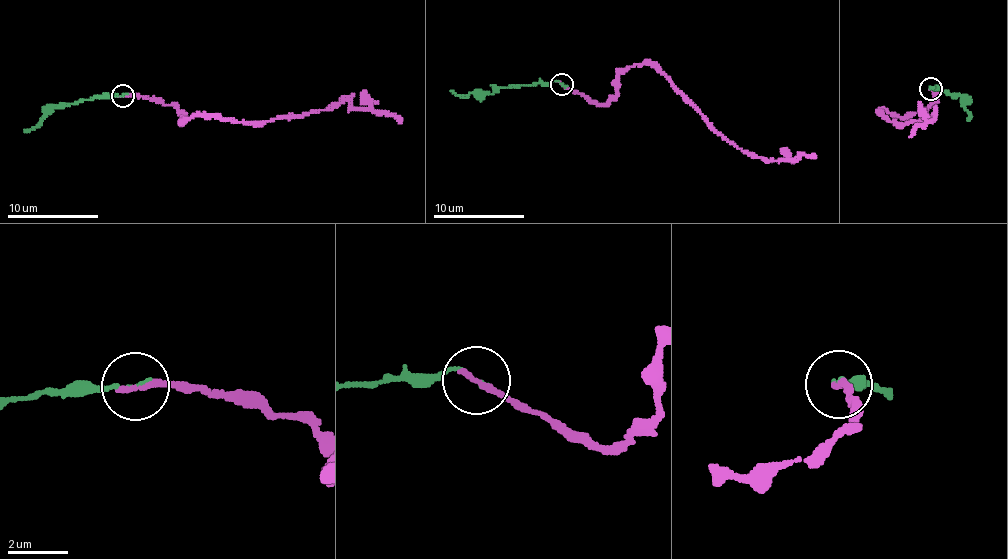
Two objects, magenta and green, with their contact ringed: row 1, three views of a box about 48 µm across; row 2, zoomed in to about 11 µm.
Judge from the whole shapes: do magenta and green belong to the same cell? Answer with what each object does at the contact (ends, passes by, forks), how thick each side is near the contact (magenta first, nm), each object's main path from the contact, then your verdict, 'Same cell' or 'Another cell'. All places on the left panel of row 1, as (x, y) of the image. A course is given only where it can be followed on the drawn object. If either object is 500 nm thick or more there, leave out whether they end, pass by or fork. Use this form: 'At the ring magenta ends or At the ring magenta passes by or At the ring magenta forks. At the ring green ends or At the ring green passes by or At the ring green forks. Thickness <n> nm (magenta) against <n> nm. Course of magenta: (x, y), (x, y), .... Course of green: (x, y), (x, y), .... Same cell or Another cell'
At the ring magenta ends. At the ring green ends. Thickness 240 nm (magenta) against 120 nm. Course of magenta: (123, 96), (176, 105), (184, 122), (194, 113), (237, 122), (297, 117), (346, 100), (392, 113), (400, 123). Course of green: (123, 96), (56, 105), (34, 127), (24, 132). Another cell

